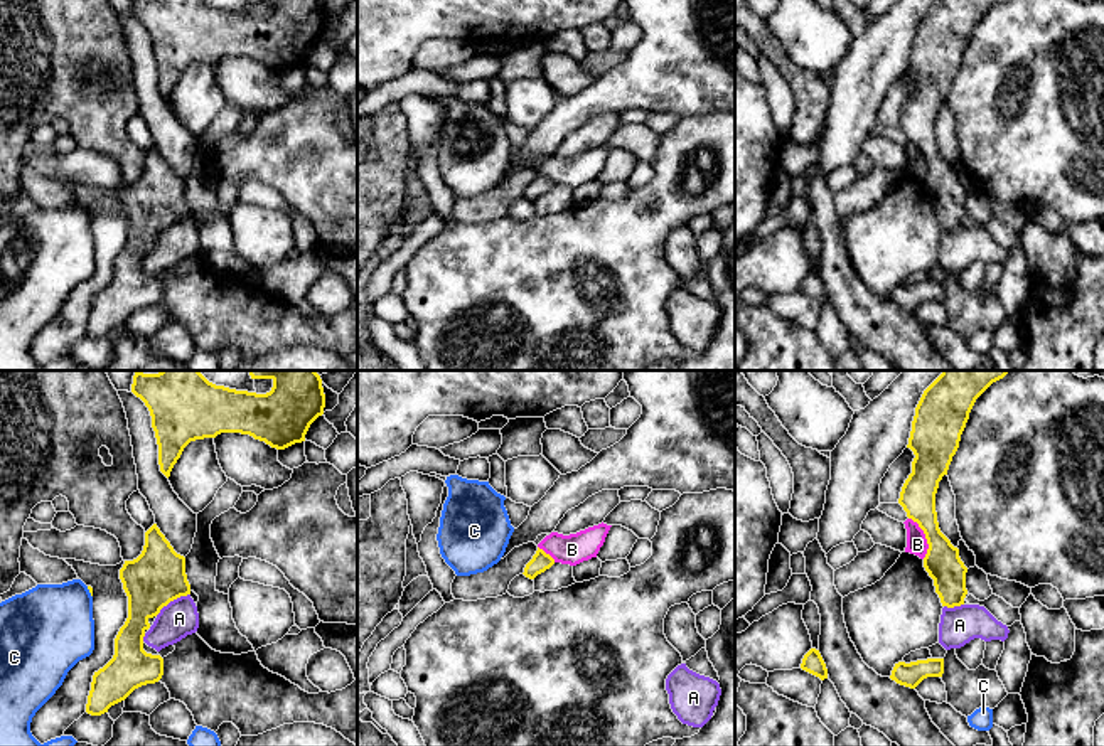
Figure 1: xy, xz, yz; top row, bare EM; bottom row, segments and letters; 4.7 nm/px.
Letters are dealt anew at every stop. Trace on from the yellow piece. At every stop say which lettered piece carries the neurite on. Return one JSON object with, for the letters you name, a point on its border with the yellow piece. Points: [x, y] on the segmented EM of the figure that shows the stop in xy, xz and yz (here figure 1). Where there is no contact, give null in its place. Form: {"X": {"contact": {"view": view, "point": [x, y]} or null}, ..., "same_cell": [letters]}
{"same_cell": []}

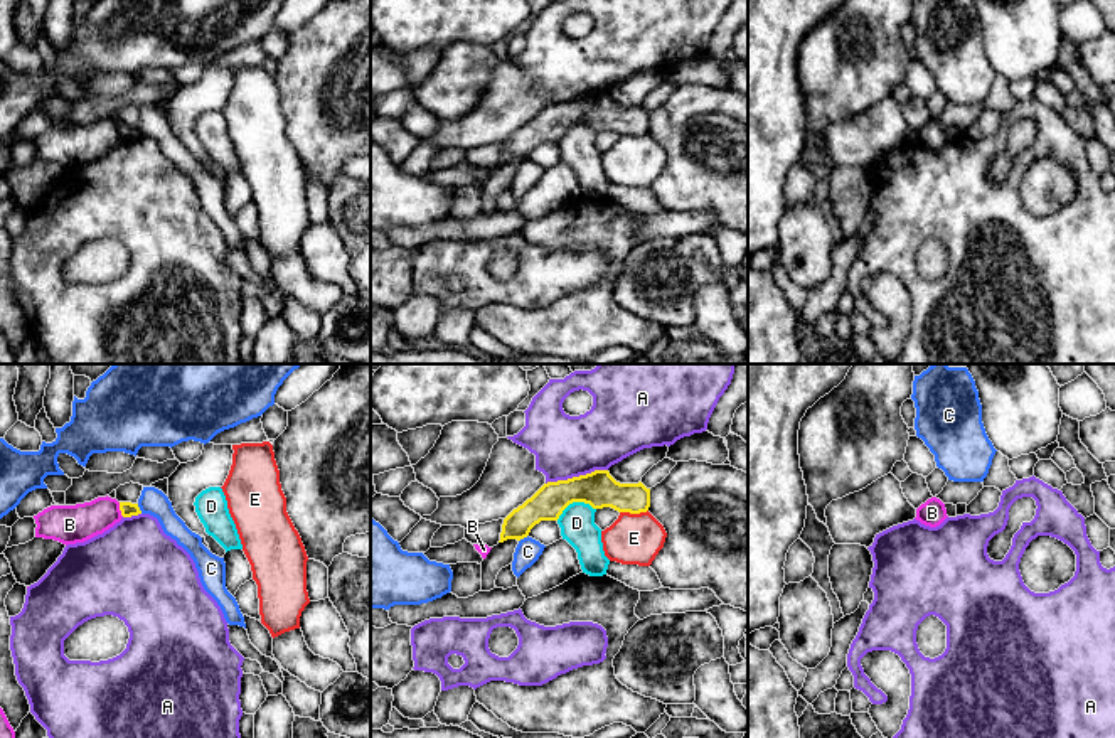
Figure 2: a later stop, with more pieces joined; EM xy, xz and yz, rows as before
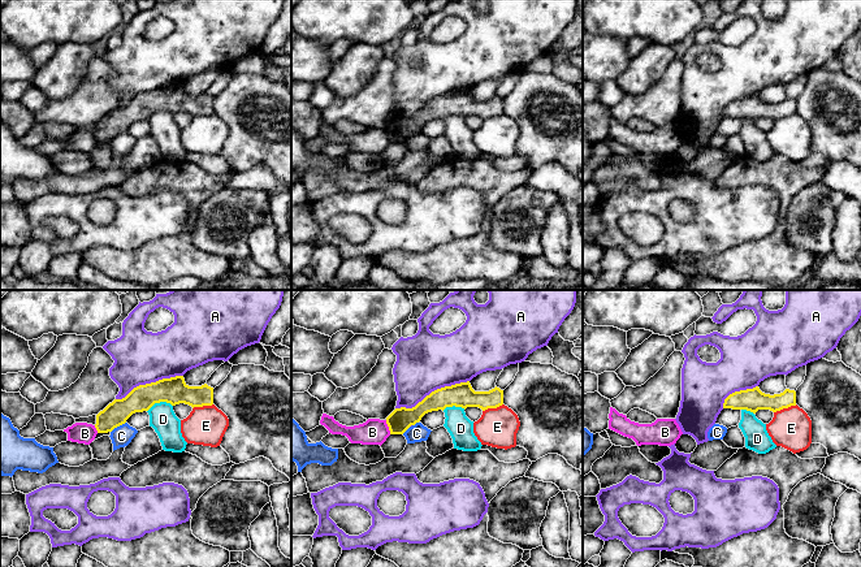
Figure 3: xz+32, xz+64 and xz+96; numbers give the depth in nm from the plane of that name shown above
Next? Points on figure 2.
{"same_cell": []}

